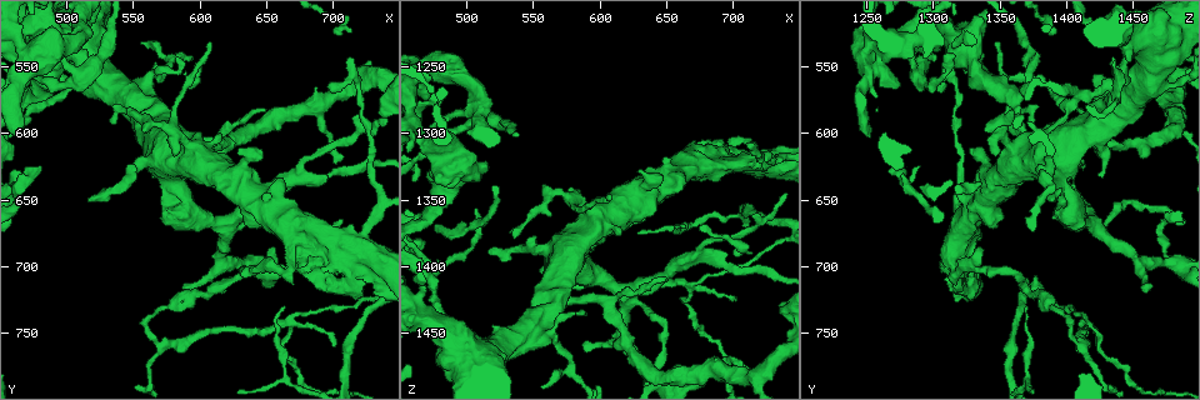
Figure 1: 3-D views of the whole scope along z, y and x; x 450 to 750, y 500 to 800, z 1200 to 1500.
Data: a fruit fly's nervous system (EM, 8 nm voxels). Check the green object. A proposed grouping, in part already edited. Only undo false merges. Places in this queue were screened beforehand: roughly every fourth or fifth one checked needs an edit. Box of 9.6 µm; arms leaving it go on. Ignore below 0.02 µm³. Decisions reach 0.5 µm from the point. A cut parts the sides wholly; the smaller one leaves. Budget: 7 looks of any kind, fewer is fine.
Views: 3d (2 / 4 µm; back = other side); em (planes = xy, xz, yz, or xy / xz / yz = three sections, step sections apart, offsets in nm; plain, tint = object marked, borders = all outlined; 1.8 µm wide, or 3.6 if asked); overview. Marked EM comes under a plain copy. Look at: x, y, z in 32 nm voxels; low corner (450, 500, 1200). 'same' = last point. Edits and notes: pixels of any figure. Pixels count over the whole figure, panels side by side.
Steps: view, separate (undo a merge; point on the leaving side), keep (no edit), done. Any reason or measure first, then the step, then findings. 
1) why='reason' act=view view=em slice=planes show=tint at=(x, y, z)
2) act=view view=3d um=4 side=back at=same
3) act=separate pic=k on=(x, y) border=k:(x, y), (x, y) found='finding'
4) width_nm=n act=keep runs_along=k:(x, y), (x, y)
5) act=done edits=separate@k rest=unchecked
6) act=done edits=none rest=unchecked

why='touches itself' act=view view=em um=3.6 slice=planes show=borders at=(670, 682, 1316)

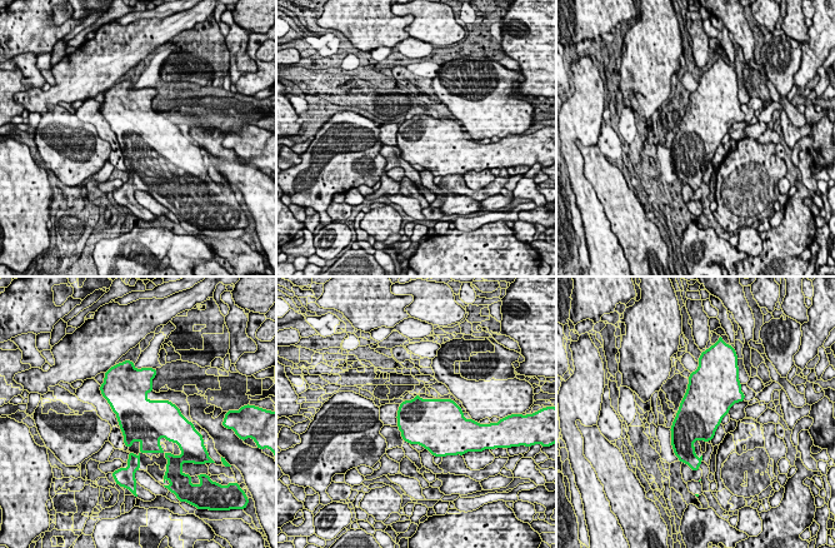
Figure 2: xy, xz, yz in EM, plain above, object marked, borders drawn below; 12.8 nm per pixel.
act=keep found='all the same neuron'

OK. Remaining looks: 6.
why='sudden change in width' act=view view=em slice=xz step=16 show=tint at=(496, 528, 1458)

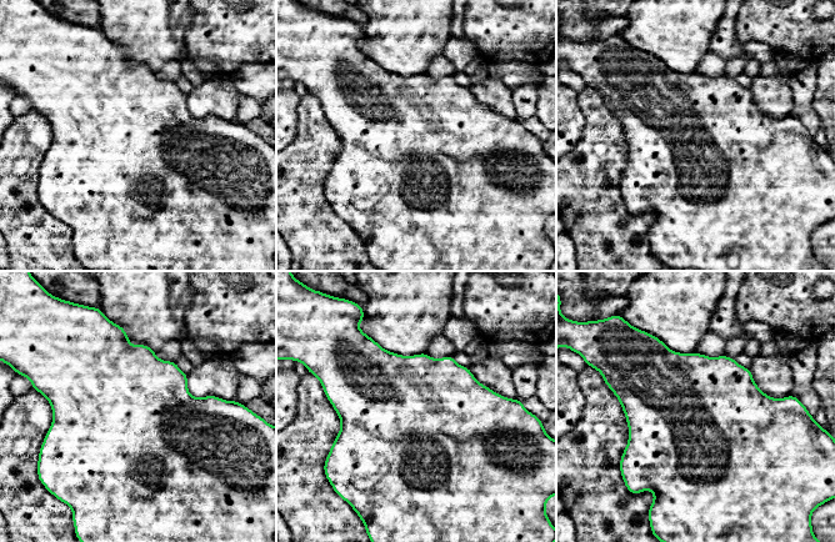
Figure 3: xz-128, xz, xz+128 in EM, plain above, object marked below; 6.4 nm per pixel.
why='cut it another way' act=view view=em slice=planes show=borders at=same

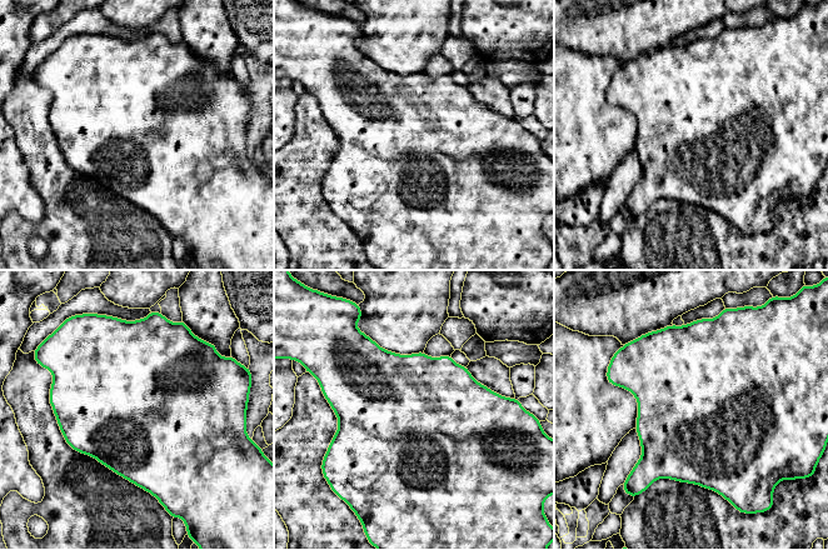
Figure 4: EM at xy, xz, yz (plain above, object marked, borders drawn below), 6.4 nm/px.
act=keep found='all the same neuron'

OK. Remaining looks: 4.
why='sudden change in width' act=view view=3d um=4 at=(476, 534, 1314)

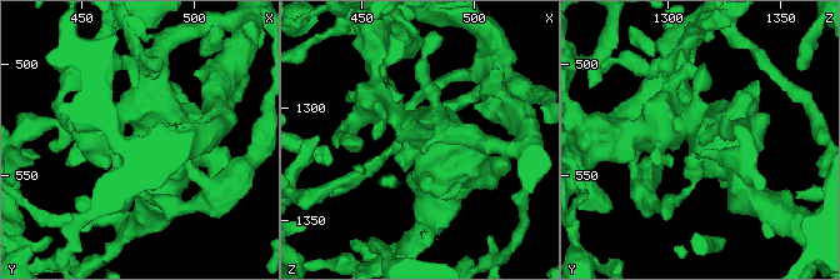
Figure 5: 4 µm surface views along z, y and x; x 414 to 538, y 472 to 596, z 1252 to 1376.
act=view view=em um=3.6 slice=planes show=tint at=(477, 534, 1316)

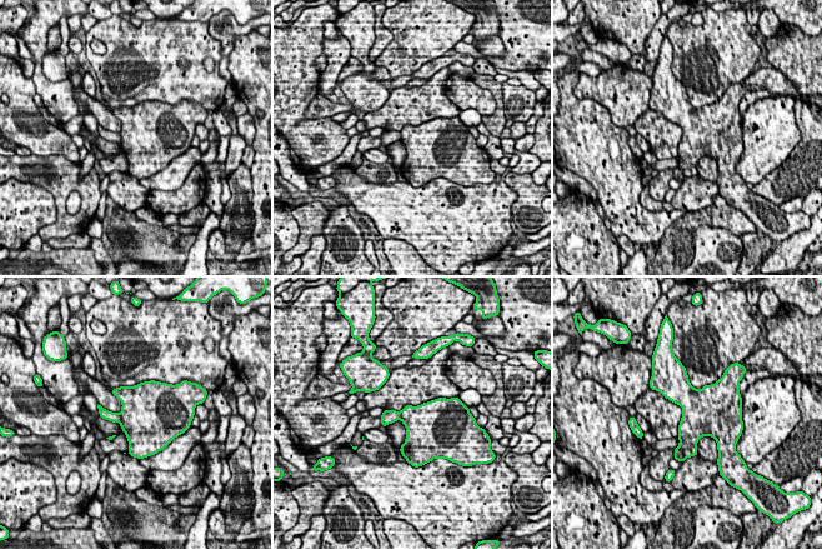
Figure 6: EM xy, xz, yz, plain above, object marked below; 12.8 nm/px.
act=keep found='continuous, no second neuron'

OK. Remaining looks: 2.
act=done edits=none rest=unchecked

